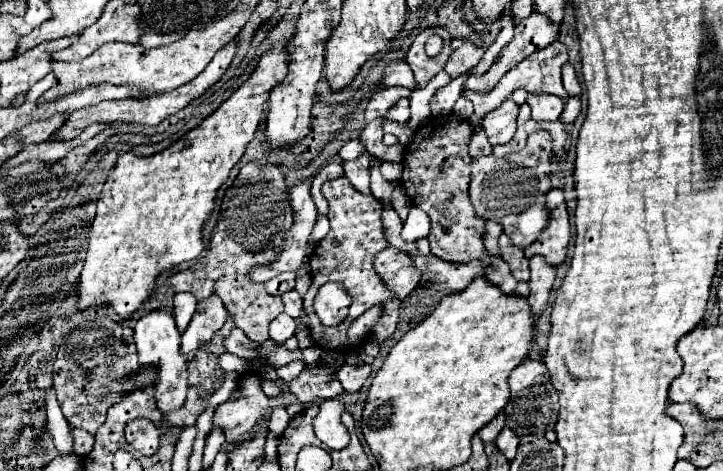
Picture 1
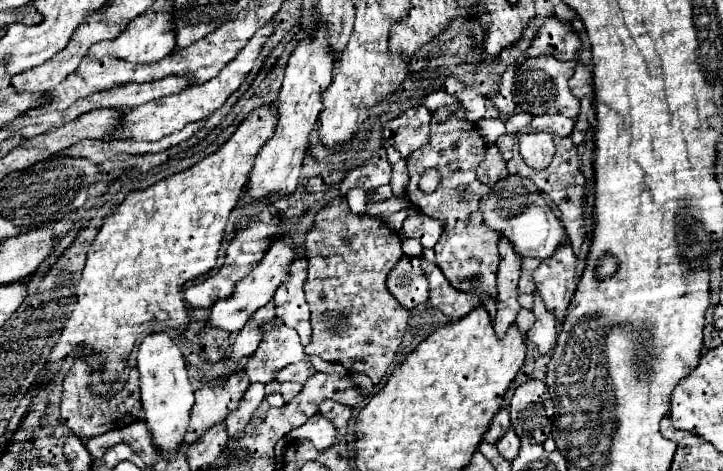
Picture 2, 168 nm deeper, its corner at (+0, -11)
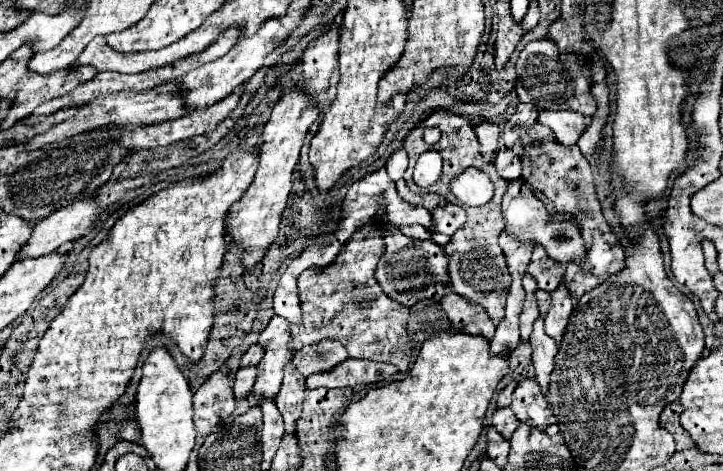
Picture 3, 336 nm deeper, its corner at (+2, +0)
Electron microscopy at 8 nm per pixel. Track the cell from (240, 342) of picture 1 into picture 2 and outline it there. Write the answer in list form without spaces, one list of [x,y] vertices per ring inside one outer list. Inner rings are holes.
[[[301,360],[297,364],[291,364],[283,370],[279,370],[279,376],[277,380],[279,382],[299,382],[299,384],[305,384],[307,378],[311,378],[317,370],[313,368],[313,364],[309,360]]]

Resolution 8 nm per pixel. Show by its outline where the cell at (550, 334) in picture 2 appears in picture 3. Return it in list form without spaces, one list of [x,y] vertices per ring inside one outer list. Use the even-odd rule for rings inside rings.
[[[539,317],[533,325],[531,333],[531,347],[533,347],[533,365],[535,365],[535,379],[541,385],[541,391],[547,395],[549,387],[549,373],[553,371],[553,357],[557,353],[557,343],[549,337],[543,329],[543,317]]]

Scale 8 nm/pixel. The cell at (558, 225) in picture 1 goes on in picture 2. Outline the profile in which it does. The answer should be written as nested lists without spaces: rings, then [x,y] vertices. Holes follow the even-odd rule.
[[[565,244],[559,252],[555,252],[555,256],[551,256],[551,260],[543,260],[535,270],[537,292],[541,294],[547,310],[555,314],[557,322],[563,322],[577,288],[575,266],[577,258],[571,246]]]

